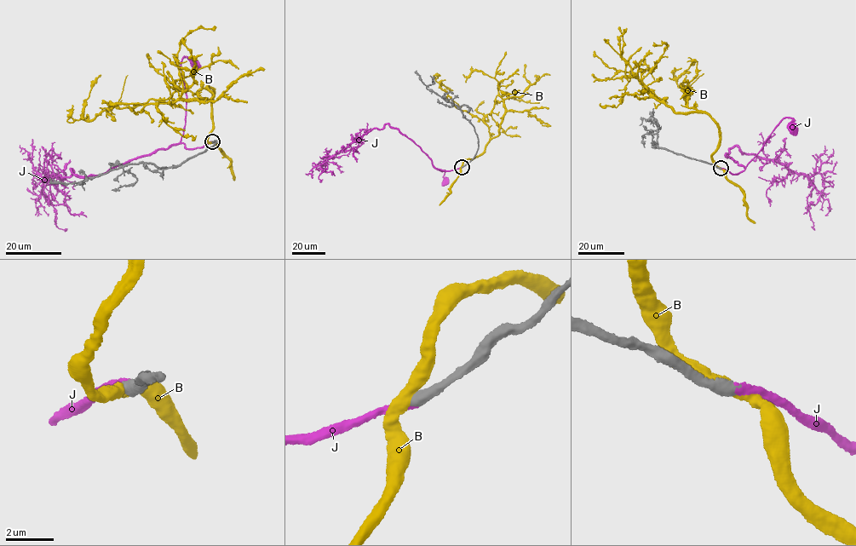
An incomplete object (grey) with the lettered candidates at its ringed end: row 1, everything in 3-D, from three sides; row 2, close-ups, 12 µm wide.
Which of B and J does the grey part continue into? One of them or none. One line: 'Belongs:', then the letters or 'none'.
Belongs: J

